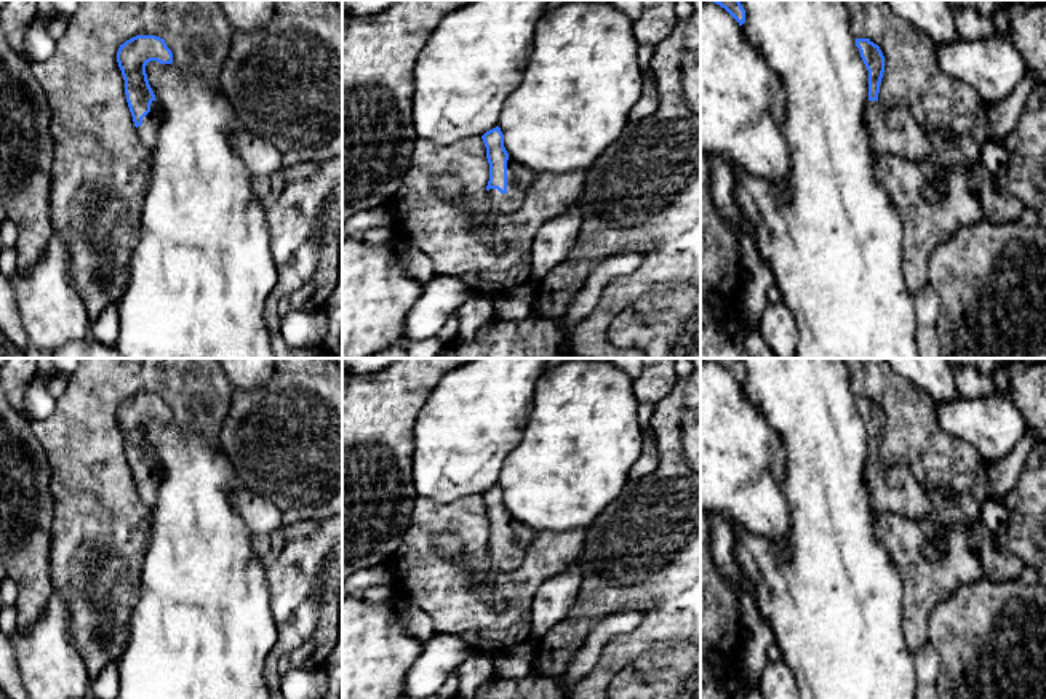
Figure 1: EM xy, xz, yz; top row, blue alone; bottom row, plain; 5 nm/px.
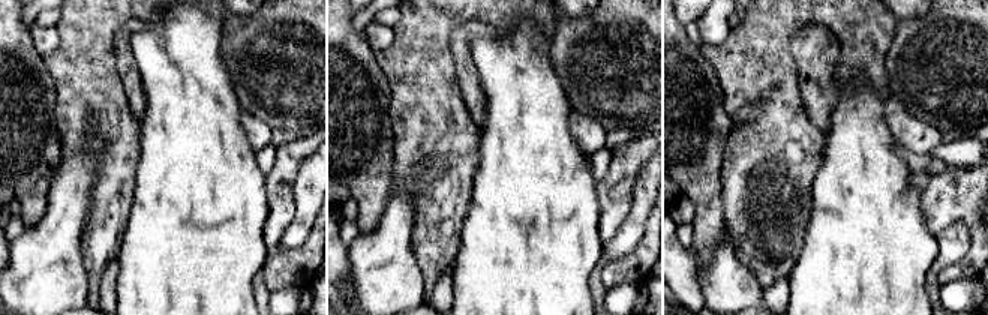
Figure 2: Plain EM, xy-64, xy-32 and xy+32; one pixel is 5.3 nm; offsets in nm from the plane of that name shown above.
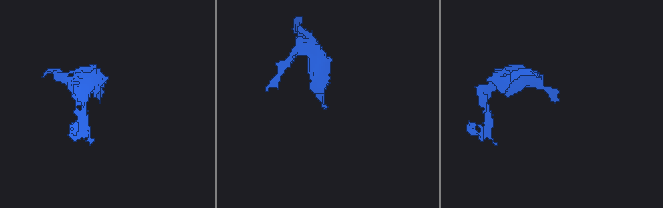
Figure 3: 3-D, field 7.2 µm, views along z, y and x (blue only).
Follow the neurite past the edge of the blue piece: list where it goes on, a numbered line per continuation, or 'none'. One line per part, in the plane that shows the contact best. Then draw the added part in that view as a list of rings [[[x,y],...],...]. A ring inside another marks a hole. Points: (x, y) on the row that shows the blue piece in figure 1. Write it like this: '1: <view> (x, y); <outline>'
1: xz (519, 178); [[[510,157],[507,160],[507,192],[501,194],[497,189],[488,190],[489,206],[496,214],[513,216],[533,184],[536,173],[518,165]]]

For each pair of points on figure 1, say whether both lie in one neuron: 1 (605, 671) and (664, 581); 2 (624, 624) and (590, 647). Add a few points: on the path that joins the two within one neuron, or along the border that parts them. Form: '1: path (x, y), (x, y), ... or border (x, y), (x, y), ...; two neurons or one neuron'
1: path (627, 648), (664, 613), (664, 603); one neuron
2: path (616, 624), (598, 639); one neuron

